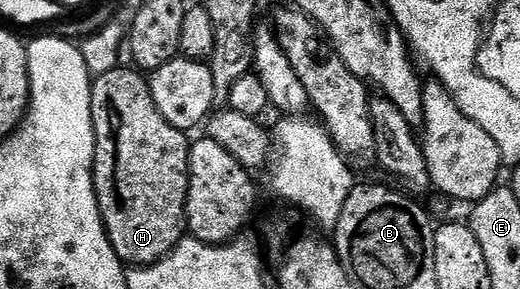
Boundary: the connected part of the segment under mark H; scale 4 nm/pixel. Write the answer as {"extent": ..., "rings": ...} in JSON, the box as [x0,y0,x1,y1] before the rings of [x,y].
{"extent":[91,66,191,268],"rings":[[[116,66],[92,81],[91,115],[95,129],[95,195],[103,226],[124,264],[135,268],[151,266],[185,237],[191,142],[184,131],[173,128],[157,112],[157,104],[151,99],[150,81],[135,68]]]}

